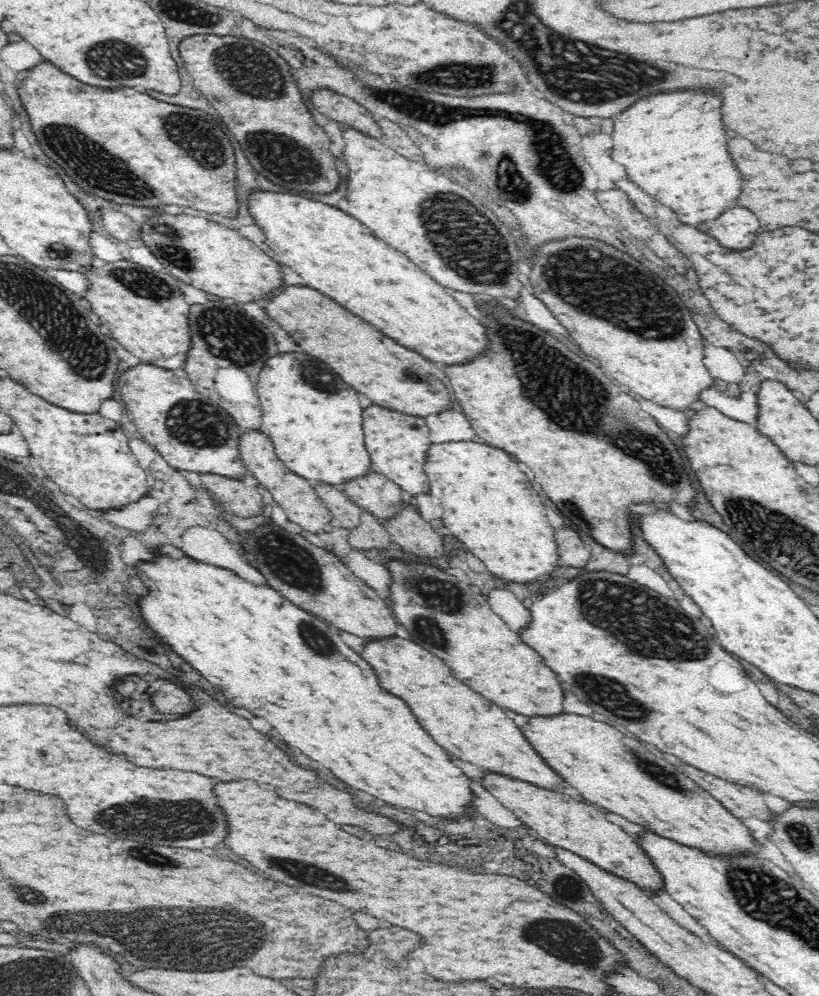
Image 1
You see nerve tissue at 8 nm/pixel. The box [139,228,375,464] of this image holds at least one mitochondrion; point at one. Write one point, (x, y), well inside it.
(225, 333)

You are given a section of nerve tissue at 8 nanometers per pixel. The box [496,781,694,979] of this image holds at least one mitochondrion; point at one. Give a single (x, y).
(576, 945)

